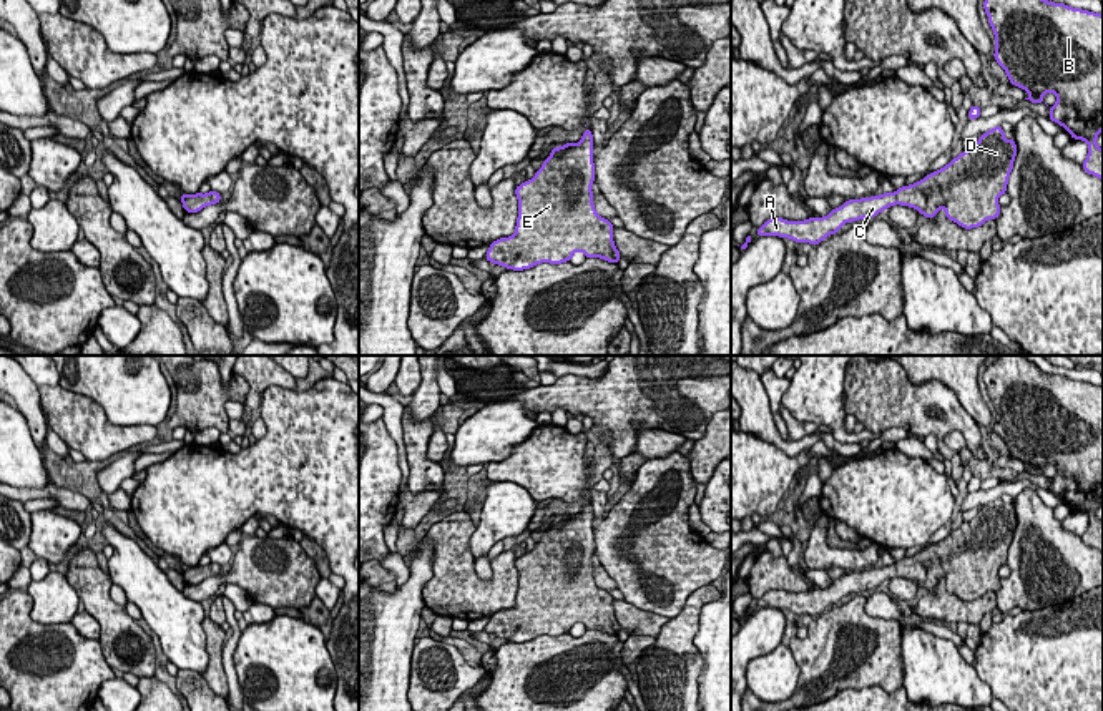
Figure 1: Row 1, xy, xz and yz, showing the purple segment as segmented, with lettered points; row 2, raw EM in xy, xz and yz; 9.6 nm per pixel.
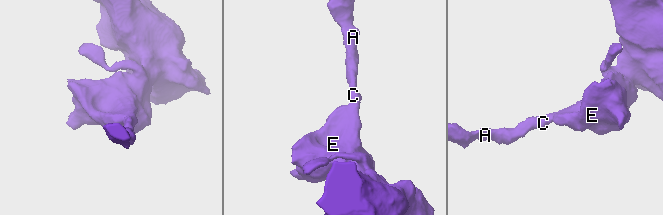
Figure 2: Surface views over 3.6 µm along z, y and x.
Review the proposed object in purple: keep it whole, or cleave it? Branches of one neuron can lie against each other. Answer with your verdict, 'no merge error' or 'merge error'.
no merge error

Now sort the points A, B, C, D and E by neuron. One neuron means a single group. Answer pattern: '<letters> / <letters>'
A B C D E

